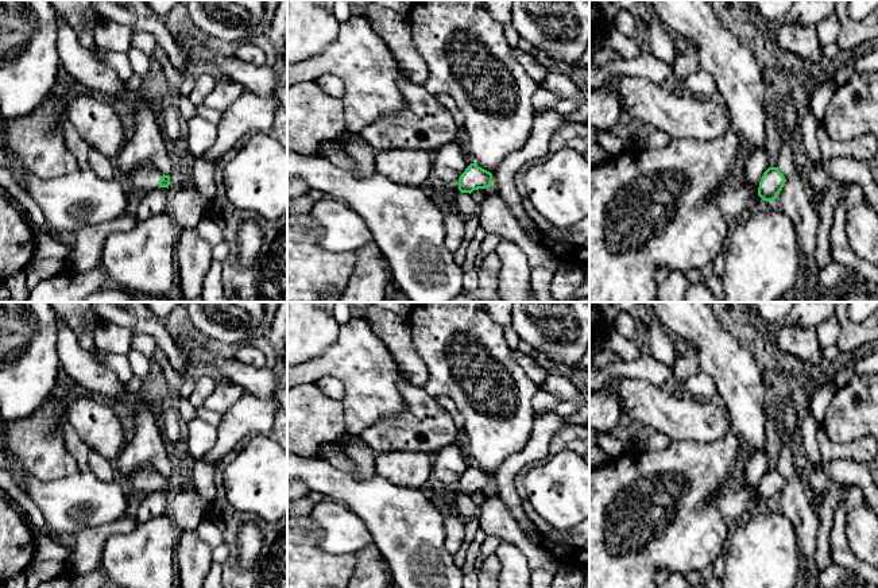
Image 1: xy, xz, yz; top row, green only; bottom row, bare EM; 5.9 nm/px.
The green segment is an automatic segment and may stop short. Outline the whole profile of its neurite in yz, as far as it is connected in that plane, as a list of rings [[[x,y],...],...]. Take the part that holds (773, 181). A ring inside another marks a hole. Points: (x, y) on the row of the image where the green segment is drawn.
[[[769,167],[759,182],[758,196],[763,201],[773,201],[777,198],[785,185],[785,177],[778,167]]]

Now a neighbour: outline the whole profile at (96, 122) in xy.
[[[78,94],[69,98],[66,116],[90,147],[116,162],[128,140],[111,102]]]

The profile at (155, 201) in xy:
[[[158,187],[150,190],[129,213],[135,218],[135,221],[144,221],[167,210],[167,187]]]

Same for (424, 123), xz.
[[[399,80],[405,108],[368,124],[359,135],[378,152],[418,148],[434,154],[457,140],[460,129],[450,112],[423,85]]]

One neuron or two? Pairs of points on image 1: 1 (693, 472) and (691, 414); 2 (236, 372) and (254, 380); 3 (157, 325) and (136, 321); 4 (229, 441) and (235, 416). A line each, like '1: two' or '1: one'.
1: two
2: one
3: one
4: one

